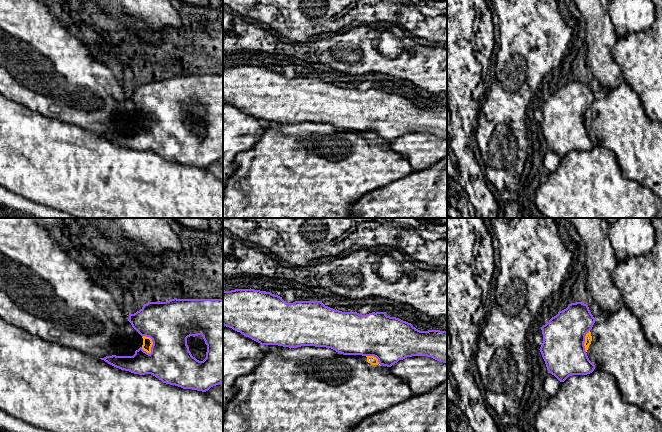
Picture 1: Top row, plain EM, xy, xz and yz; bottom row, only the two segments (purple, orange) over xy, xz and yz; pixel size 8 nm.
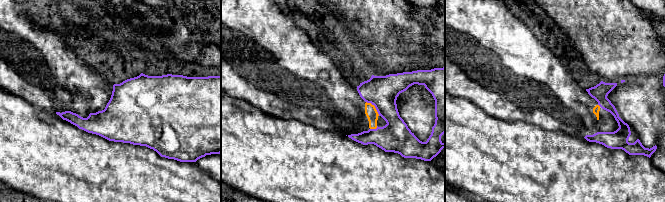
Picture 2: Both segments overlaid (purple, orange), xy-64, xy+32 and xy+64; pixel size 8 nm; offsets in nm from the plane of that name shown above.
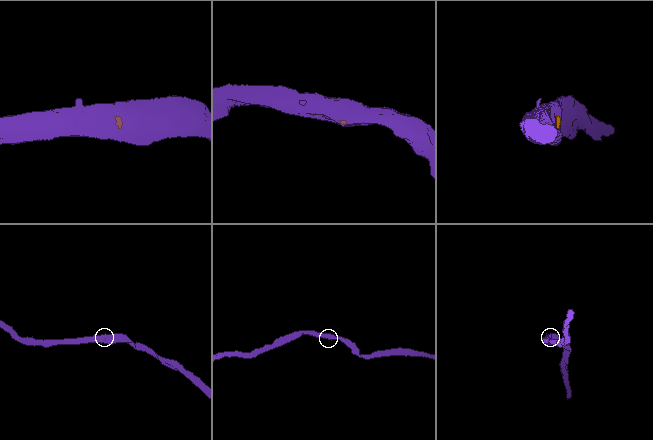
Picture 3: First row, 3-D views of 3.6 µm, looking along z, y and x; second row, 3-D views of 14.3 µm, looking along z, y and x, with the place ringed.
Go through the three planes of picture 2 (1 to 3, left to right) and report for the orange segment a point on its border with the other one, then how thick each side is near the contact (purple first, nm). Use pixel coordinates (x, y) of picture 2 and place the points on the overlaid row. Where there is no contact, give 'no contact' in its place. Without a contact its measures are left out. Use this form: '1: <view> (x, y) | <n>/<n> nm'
1: no contact
2: xy+32 (375, 107) | 260/90 nm
3: xy+64 (599, 105) | 130/60 nm

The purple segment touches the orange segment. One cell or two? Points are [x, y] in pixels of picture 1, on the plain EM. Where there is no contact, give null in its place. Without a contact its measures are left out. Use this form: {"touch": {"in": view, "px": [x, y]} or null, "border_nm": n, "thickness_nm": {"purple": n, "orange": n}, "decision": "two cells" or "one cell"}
{"touch": {"in": "xy", "px": [153, 119]}, "border_nm": 170, "thickness_nm": {"purple": 360, "orange": 80}, "decision": "two cells"}

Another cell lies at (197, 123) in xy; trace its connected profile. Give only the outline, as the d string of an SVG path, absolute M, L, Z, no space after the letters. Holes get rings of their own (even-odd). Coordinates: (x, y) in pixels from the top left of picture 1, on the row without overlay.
M202 111L190 112L187 114L187 121L192 132L199 137L203 137L206 134L207 121Z

